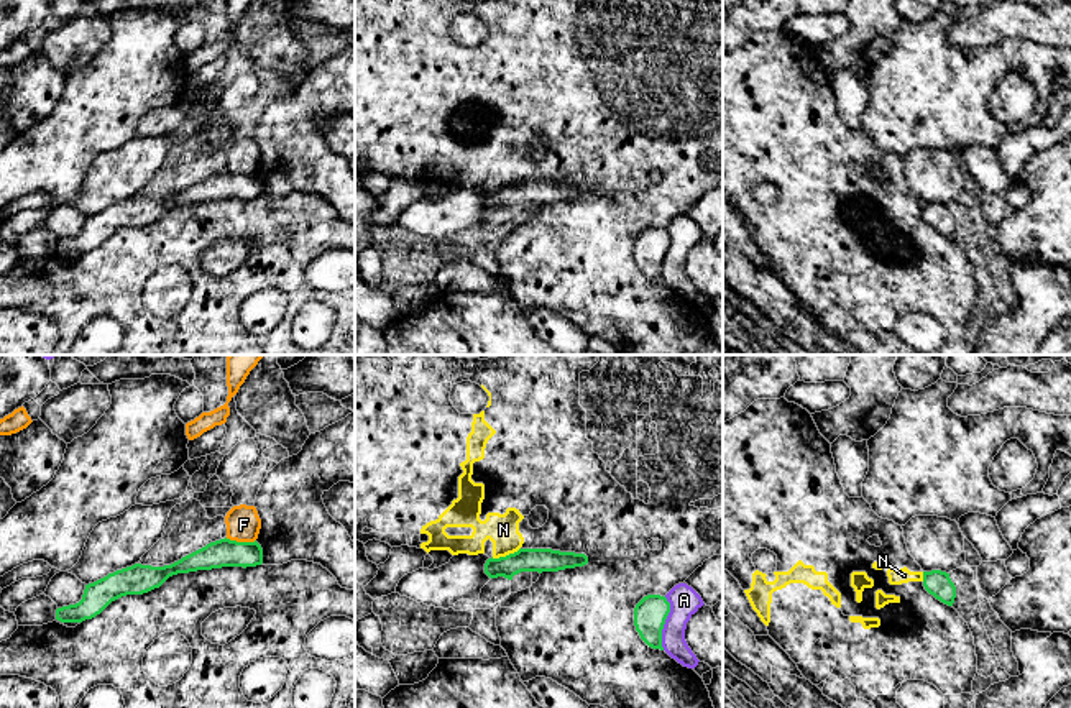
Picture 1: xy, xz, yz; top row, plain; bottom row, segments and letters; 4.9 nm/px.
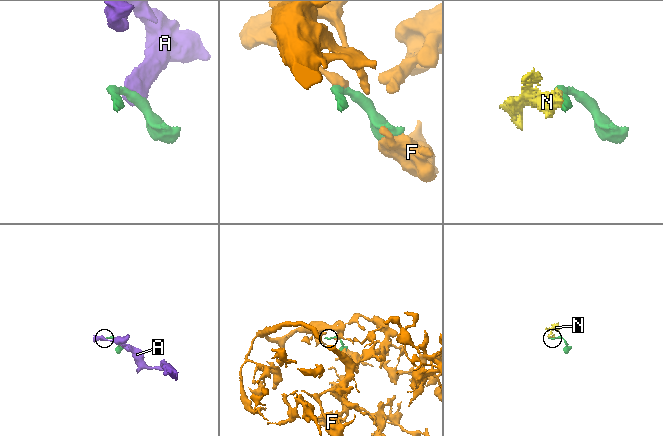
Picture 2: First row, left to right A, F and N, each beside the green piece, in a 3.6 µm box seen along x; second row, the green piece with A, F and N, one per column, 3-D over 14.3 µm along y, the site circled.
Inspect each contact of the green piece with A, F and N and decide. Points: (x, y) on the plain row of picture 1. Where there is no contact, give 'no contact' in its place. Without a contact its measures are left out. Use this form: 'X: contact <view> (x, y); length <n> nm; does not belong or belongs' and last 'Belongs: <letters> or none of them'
A: contact xz (664, 255); length 260 nm; does not belong
F: contact xy (240, 174); length 150 nm; does not belong
N: contact xz (506, 188); length 150 nm; does not belong
Belongs: none of them

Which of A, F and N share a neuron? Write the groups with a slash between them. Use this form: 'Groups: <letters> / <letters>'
Groups: A / F / N

